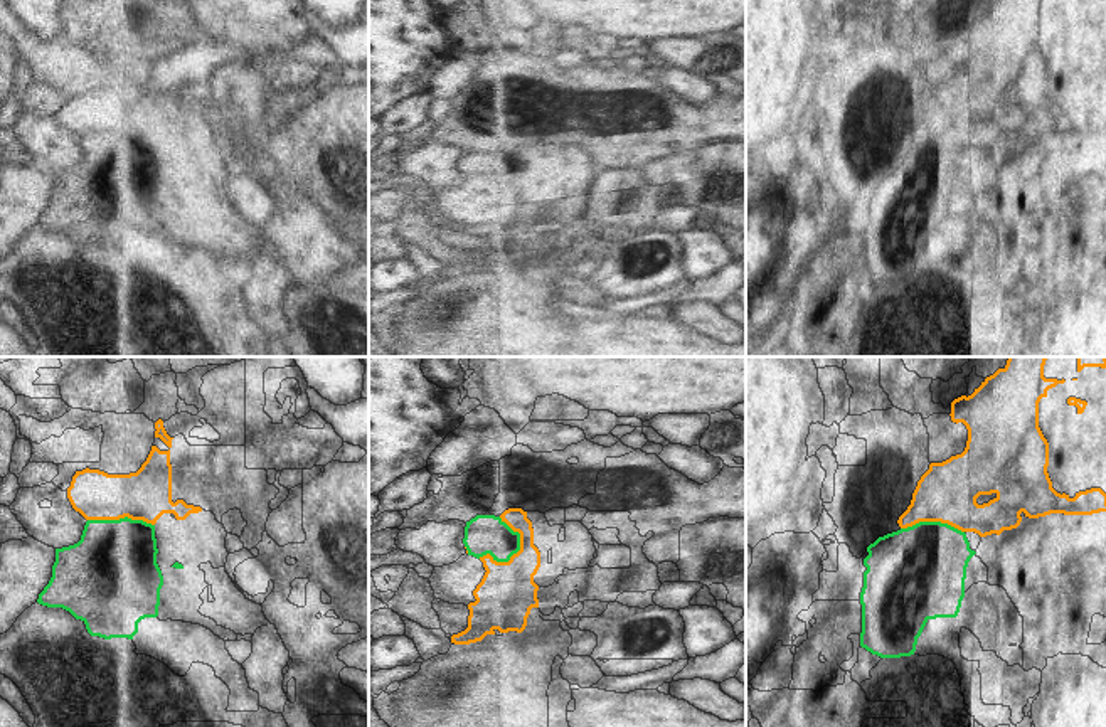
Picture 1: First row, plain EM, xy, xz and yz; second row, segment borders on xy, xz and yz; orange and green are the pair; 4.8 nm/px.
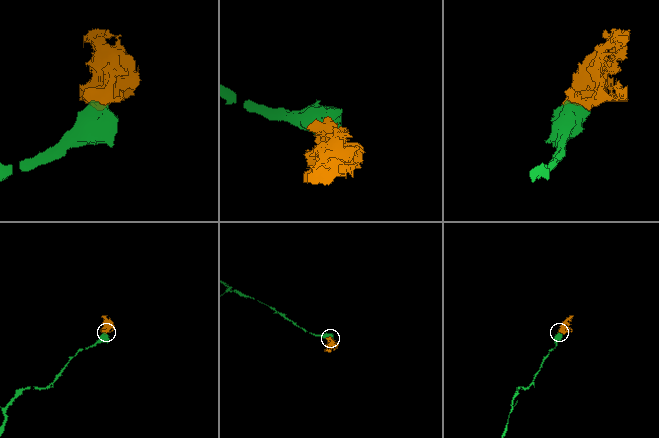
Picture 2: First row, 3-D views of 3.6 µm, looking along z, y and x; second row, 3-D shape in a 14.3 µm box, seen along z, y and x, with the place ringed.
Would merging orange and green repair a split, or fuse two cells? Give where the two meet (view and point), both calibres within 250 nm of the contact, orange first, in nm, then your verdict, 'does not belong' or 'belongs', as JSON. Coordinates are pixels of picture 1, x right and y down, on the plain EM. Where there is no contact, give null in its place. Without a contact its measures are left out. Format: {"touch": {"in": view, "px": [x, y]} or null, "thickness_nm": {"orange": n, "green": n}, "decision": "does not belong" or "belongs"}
{"touch": {"in": "xz", "px": [505, 185]}, "thickness_nm": {"orange": 280, "green": 190}, "decision": "belongs"}

